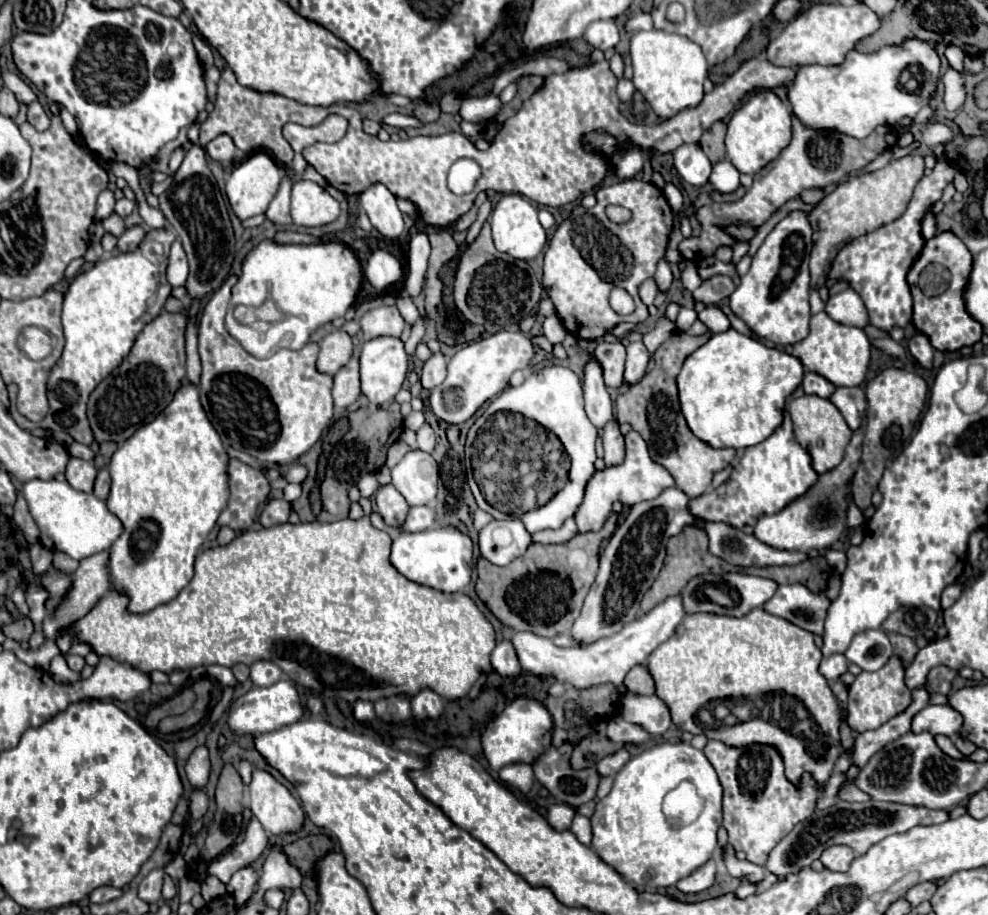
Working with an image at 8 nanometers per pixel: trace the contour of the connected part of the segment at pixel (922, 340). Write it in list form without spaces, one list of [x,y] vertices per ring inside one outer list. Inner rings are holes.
[[[916,333],[916,335],[908,341],[908,351],[910,351],[910,355],[916,359],[916,363],[918,363],[920,367],[932,369],[932,353],[934,353],[934,349],[932,349],[932,345],[930,345],[930,341],[928,341],[926,335]]]

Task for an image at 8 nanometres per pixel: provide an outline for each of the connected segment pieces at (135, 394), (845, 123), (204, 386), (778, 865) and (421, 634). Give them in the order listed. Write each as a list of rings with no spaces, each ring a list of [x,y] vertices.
[[[162,311],[140,331],[128,357],[90,393],[86,415],[94,433],[94,447],[102,441],[122,445],[130,435],[134,435],[134,431],[138,431],[138,427],[150,423],[150,419],[154,419],[166,403],[170,403],[178,383],[186,377],[184,327],[186,313]]]
[[[904,39],[898,45],[886,45],[874,53],[858,53],[850,51],[848,57],[840,65],[808,65],[796,71],[796,79],[788,89],[788,99],[792,103],[792,111],[806,123],[806,127],[822,127],[836,129],[850,137],[864,139],[878,125],[894,125],[904,117],[914,117],[922,107],[928,105],[930,97],[936,91],[940,75],[940,57],[936,47],[924,39]]]
[[[230,275],[218,291],[210,297],[202,311],[200,325],[198,325],[198,351],[202,361],[202,377],[200,377],[200,401],[202,407],[214,423],[214,429],[222,437],[222,443],[244,451],[252,457],[256,457],[260,463],[276,463],[276,465],[288,465],[298,461],[300,455],[304,455],[320,437],[322,431],[332,421],[332,377],[322,375],[316,371],[316,357],[318,357],[318,345],[308,343],[298,351],[292,349],[280,349],[276,355],[268,359],[256,359],[252,357],[236,339],[230,337],[230,333],[224,327],[224,317],[230,301],[230,291],[236,285],[238,277]]]
[[[838,799],[828,809],[816,809],[808,819],[798,823],[770,853],[764,869],[778,879],[784,879],[790,873],[798,873],[820,859],[822,851],[832,845],[848,845],[856,855],[864,855],[874,843],[882,841],[894,833],[906,833],[916,825],[938,825],[948,819],[946,811],[934,811],[924,807],[906,807],[898,803],[868,801],[868,803],[850,803]]]
[[[362,517],[362,521],[342,519],[342,521],[334,521],[334,523],[320,523],[320,521],[296,523],[296,525],[280,523],[280,525],[272,525],[272,527],[262,527],[258,531],[248,529],[248,531],[236,535],[234,541],[230,541],[228,545],[210,547],[210,549],[198,553],[198,557],[194,561],[192,581],[170,603],[158,605],[156,609],[152,609],[144,615],[136,615],[136,613],[128,611],[128,597],[124,593],[116,591],[114,587],[110,587],[110,591],[92,607],[92,611],[88,611],[82,619],[76,619],[74,623],[70,623],[68,629],[58,631],[56,645],[61,654],[65,655],[66,651],[72,647],[72,641],[82,641],[82,643],[90,645],[92,651],[100,657],[106,655],[110,659],[126,663],[144,673],[162,671],[166,675],[170,675],[176,669],[190,671],[194,667],[216,665],[216,663],[224,665],[224,667],[232,667],[236,663],[252,665],[254,661],[262,659],[262,661],[272,661],[274,665],[278,665],[294,683],[310,689],[312,693],[316,693],[320,697],[338,697],[348,703],[356,703],[358,699],[374,703],[378,699],[400,697],[400,695],[404,695],[406,699],[412,699],[422,689],[432,689],[446,701],[462,699],[470,693],[478,675],[494,671],[492,663],[490,663],[490,653],[496,647],[496,631],[494,631],[492,623],[486,619],[486,615],[472,601],[472,597],[468,597],[466,593],[442,593],[432,587],[418,585],[418,583],[406,579],[404,575],[400,575],[396,571],[396,567],[390,563],[390,547],[392,547],[390,535],[386,531],[372,527],[368,517]]]

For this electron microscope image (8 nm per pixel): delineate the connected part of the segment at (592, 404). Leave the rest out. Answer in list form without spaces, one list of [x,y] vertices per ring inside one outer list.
[[[594,359],[586,365],[584,371],[584,401],[586,401],[586,415],[598,429],[602,429],[614,417],[612,399],[606,391],[602,369]]]

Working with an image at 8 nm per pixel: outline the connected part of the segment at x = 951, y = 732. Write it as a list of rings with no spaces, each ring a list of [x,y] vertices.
[[[928,705],[914,717],[912,731],[930,731],[954,739],[962,729],[962,721],[962,715],[950,705]]]

